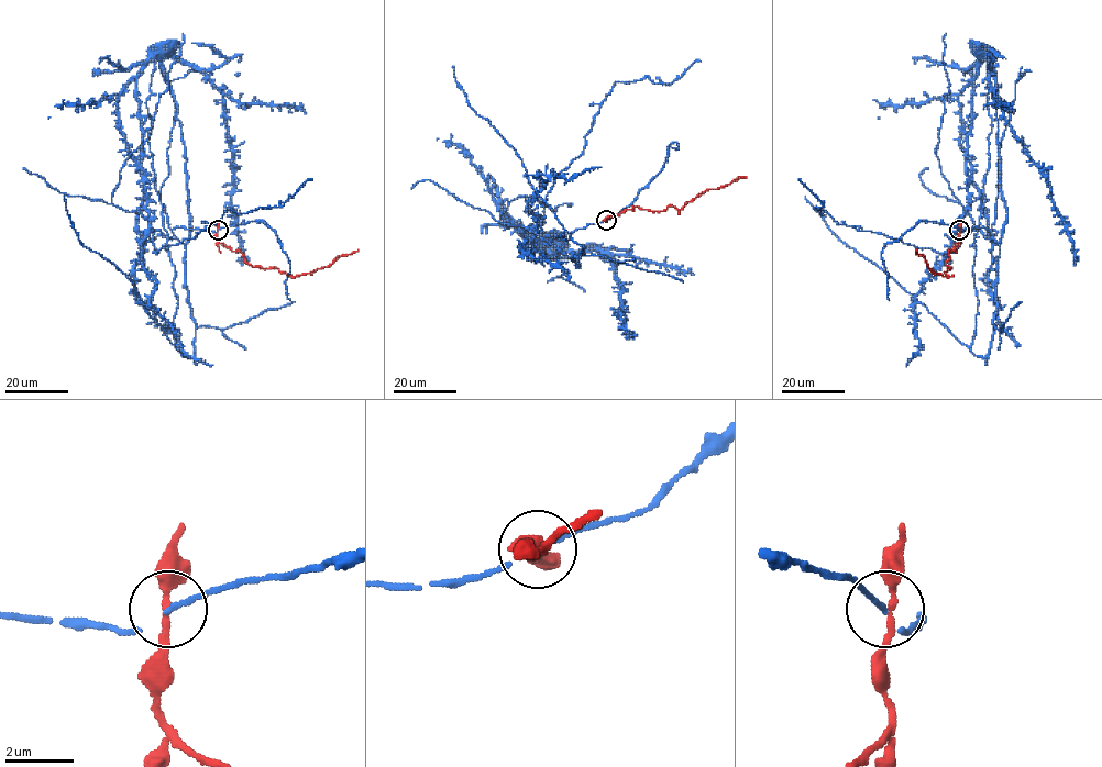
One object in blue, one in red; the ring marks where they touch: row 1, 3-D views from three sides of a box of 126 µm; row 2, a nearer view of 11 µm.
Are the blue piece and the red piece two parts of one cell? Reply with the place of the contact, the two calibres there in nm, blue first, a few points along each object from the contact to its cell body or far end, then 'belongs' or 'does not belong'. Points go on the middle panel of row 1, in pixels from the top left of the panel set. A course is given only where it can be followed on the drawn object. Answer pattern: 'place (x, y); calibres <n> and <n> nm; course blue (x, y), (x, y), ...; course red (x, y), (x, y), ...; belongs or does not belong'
place (606, 220); calibres 110 and 220 nm; course blue (606, 220), (575, 230), (560, 249), (576, 267), (550, 252), (604, 249), (610, 256), (629, 335); course red (606, 220), (636, 207), (663, 211), (674, 206), (679, 210), (709, 189), (747, 177); does not belong

